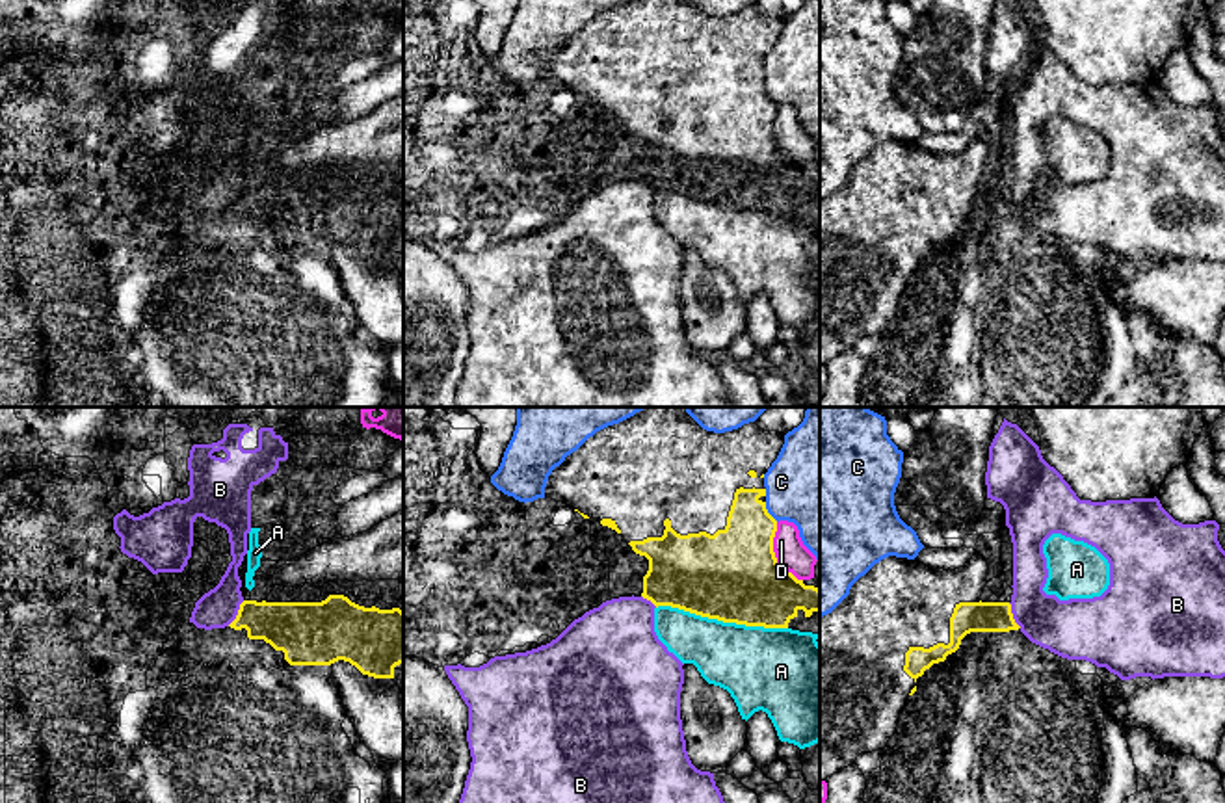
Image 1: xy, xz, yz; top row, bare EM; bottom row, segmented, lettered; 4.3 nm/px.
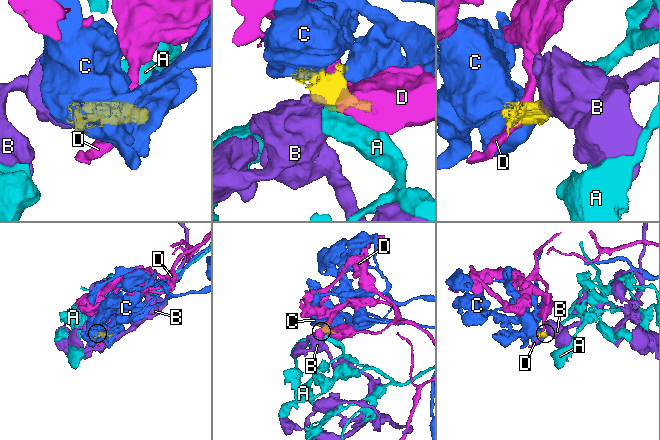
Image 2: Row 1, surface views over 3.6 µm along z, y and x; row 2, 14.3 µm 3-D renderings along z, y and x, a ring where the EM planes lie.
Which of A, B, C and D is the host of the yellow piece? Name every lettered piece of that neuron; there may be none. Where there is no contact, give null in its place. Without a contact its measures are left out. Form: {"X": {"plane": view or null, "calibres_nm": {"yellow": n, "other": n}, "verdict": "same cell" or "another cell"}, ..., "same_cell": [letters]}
{"A": {"plane": "xz", "calibres_nm": {"yellow": 400, "other": 320}, "verdict": "another cell"}, "B": {"plane": "xy", "calibres_nm": {"yellow": 220, "other": 170}, "verdict": "another cell"}, "C": {"plane": "xz", "calibres_nm": {"yellow": 320, "other": 400}, "verdict": "another cell"}, "D": {"plane": "xz", "calibres_nm": {"yellow": 400, "other": 140}, "verdict": "another cell"}, "same_cell": []}

